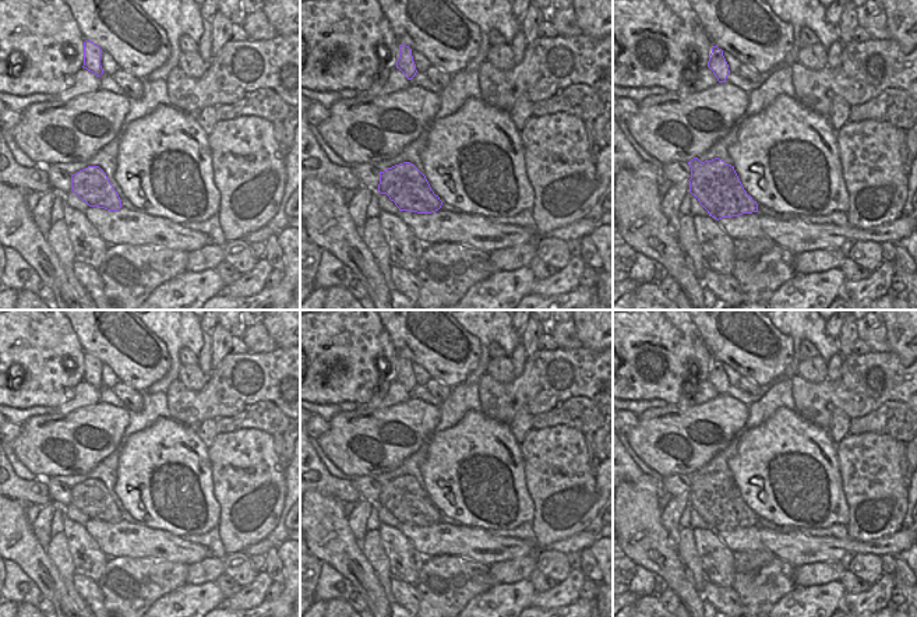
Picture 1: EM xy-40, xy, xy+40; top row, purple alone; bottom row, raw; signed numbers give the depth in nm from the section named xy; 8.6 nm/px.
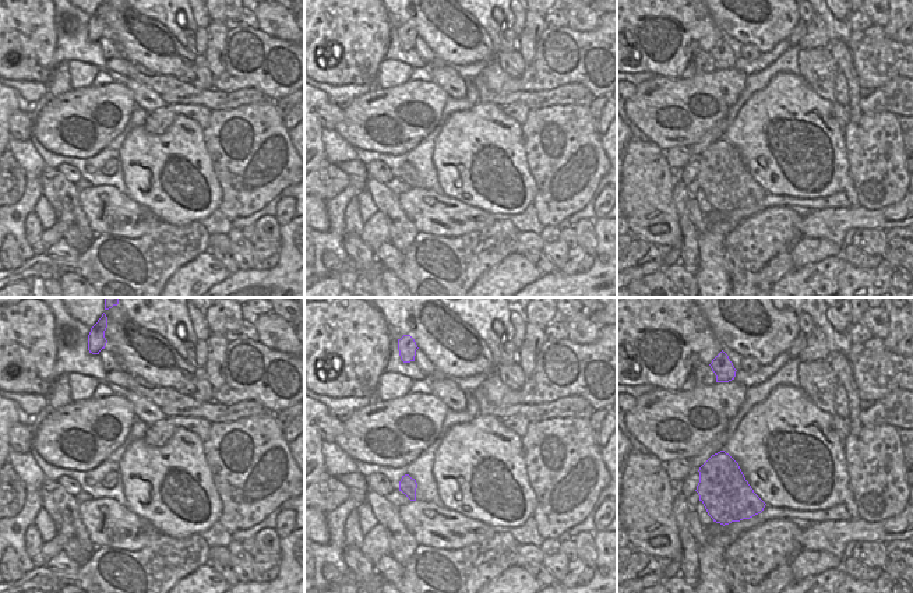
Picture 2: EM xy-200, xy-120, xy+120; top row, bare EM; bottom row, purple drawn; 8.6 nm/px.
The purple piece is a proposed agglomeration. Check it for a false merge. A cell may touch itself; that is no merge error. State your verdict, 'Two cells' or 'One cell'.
Two cells

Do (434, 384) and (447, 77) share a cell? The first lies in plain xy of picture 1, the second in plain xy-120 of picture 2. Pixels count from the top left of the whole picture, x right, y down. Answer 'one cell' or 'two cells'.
one cell

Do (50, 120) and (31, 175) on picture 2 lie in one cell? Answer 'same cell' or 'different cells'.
different cells

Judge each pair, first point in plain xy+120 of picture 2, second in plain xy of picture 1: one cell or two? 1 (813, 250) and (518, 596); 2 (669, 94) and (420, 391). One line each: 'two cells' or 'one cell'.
1: two cells
2: two cells

